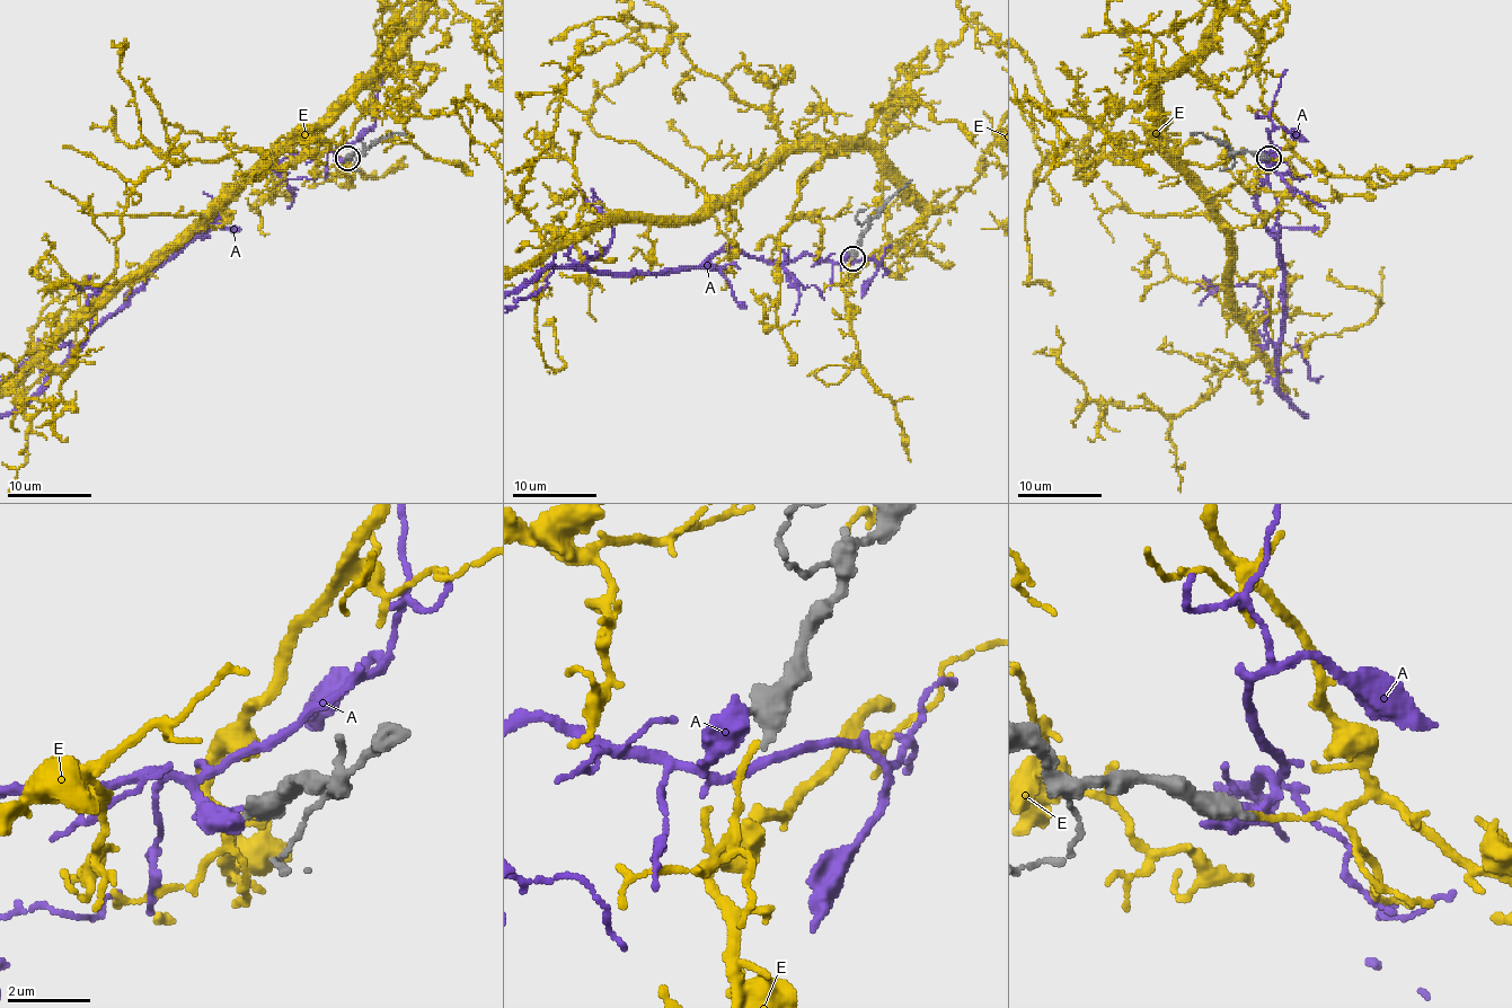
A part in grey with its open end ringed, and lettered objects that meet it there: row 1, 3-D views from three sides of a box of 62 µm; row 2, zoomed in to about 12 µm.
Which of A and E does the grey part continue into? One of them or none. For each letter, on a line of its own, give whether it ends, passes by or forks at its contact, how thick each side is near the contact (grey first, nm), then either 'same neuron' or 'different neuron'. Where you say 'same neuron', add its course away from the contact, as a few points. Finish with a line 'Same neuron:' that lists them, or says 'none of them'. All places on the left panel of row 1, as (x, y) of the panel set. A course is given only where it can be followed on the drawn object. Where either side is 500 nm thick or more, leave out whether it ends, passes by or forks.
A: 650/500 nm | different neuron
E: it ends | 440/140 nm | same neuron
Same neuron: E

